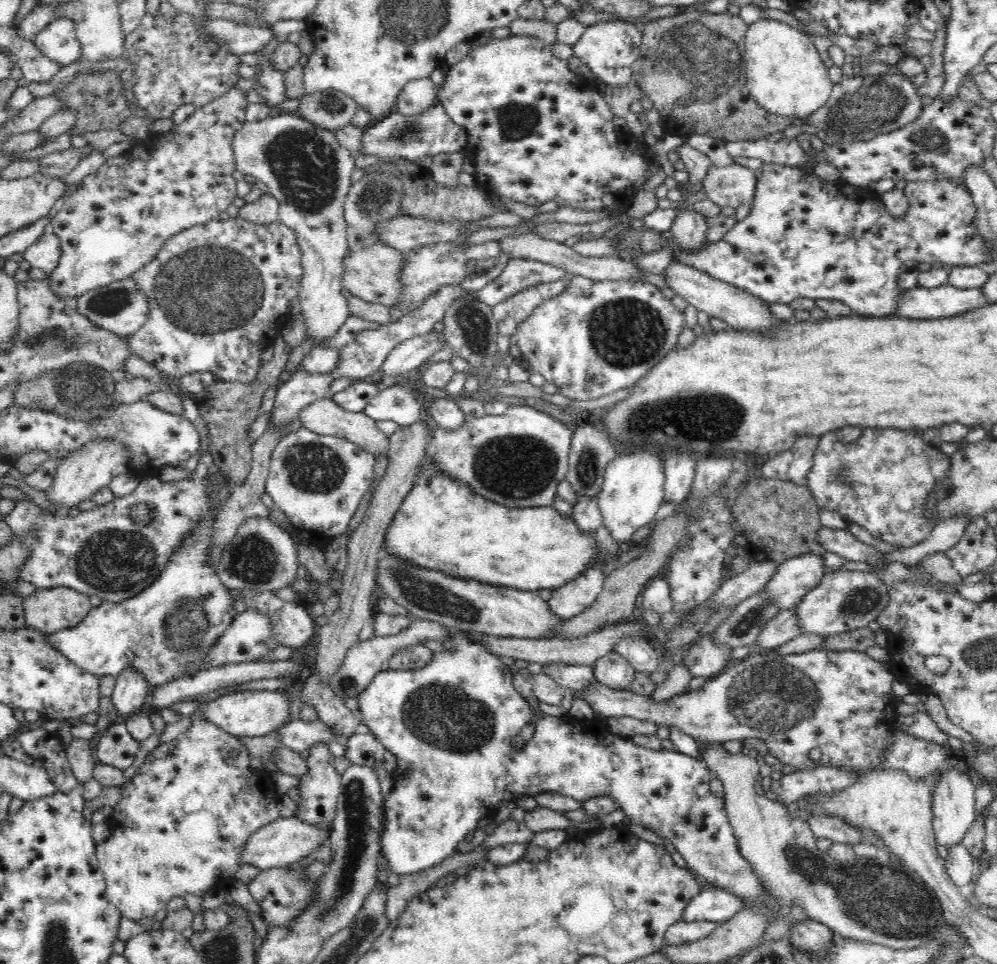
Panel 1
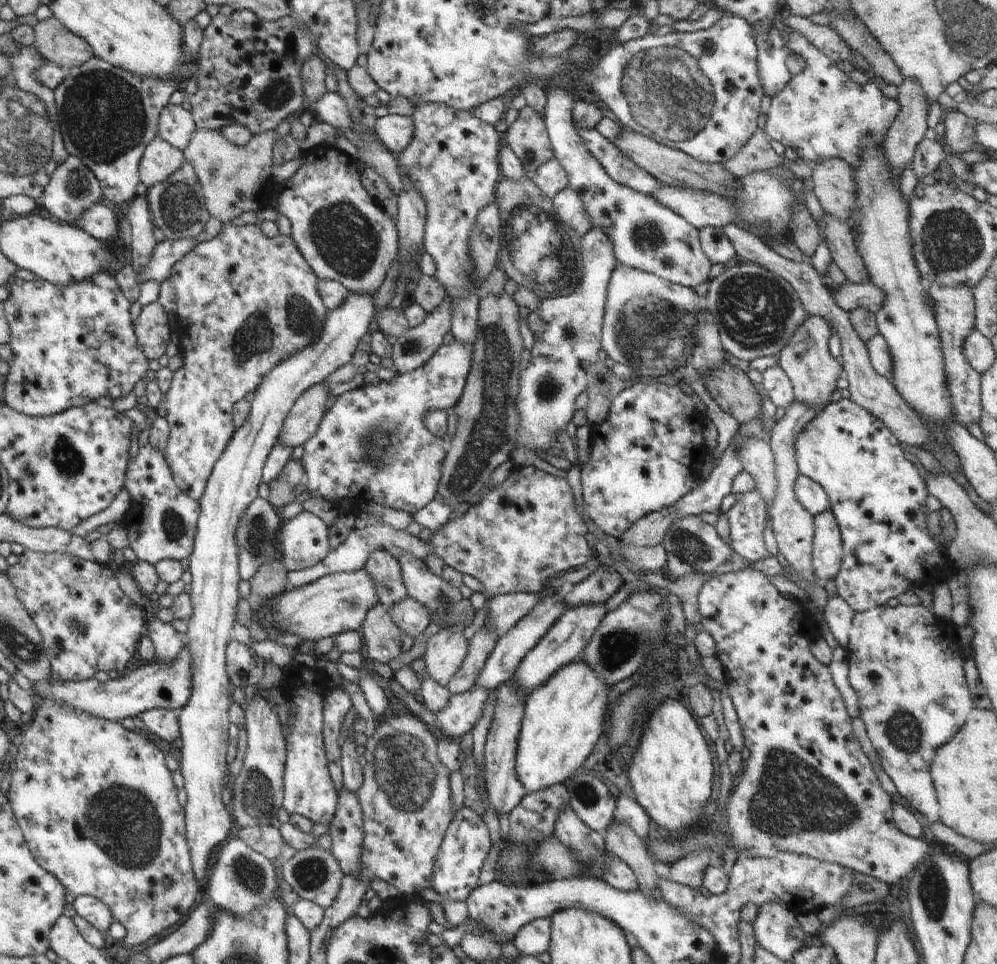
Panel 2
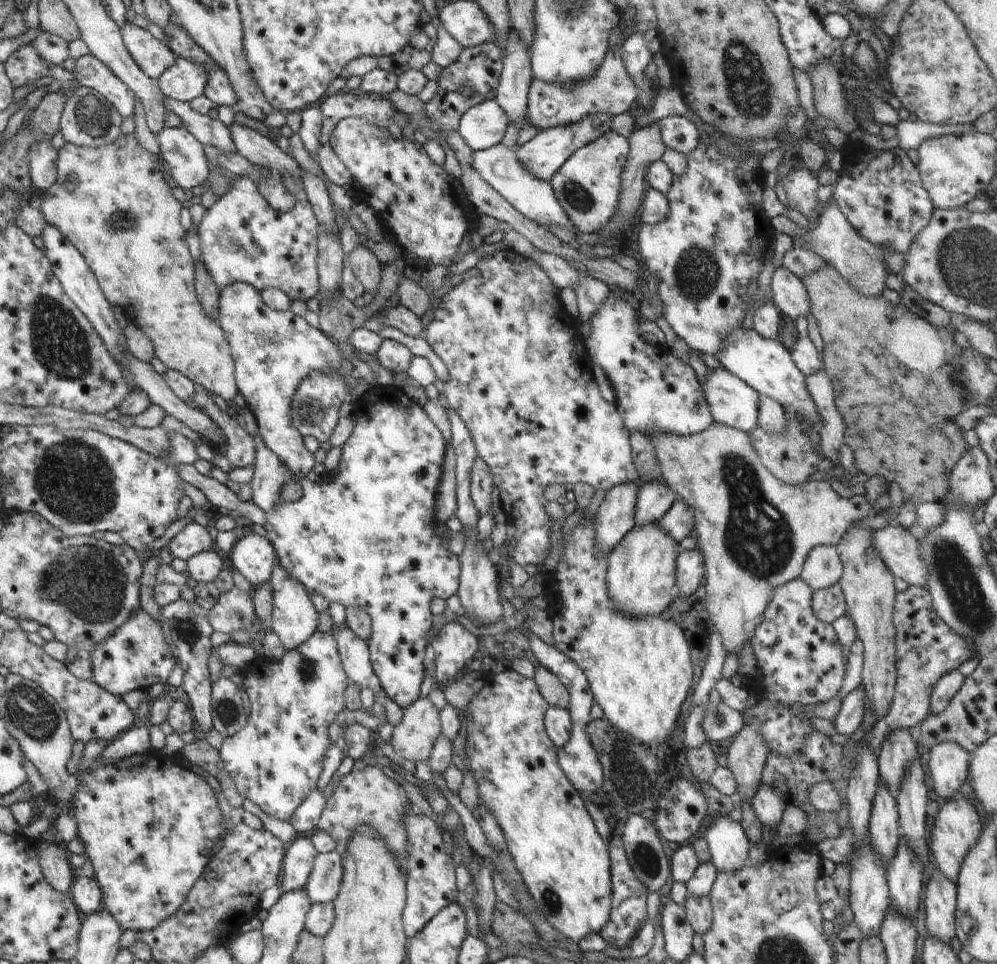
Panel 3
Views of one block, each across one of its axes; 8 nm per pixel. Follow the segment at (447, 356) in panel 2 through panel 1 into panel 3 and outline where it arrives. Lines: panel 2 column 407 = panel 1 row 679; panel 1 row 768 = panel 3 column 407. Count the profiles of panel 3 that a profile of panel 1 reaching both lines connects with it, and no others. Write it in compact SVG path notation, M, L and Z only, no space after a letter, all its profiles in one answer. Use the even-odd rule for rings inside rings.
M372 386L366 393L361 396L355 404L354 409L354 428L350 438L341 446L342 455L337 466L338 475L322 478L319 485L302 486L301 497L297 501L281 502L281 487L288 480L292 480L294 475L280 462L280 459L264 444L262 437L252 435L257 442L255 447L255 473L249 482L253 490L252 502L260 508L266 515L267 523L265 524L267 539L272 543L276 552L276 560L290 573L296 580L299 580L309 592L322 594L329 602L340 602L345 607L357 606L366 611L371 620L371 635L367 638L366 643L369 646L371 656L371 665L373 671L381 682L381 687L386 696L393 700L400 708L408 708L419 696L420 685L424 680L424 655L426 647L429 644L429 632L433 627L434 620L431 611L431 602L434 597L440 597L446 600L452 595L457 594L459 589L459 576L461 568L459 565L459 556L455 555L443 547L441 538L436 530L435 500L437 497L437 486L441 482L443 473L443 464L445 461L446 441L440 430L432 423L432 420L424 411L416 399L408 397L398 386L380 387Z

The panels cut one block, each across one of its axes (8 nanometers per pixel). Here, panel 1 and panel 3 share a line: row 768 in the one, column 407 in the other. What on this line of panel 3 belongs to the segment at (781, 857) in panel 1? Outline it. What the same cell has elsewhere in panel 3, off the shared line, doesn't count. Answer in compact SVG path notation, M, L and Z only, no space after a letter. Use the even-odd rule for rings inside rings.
M418 697L403 710L402 720L394 727L390 744L399 756L412 762L426 762L440 734L439 712L430 699Z

